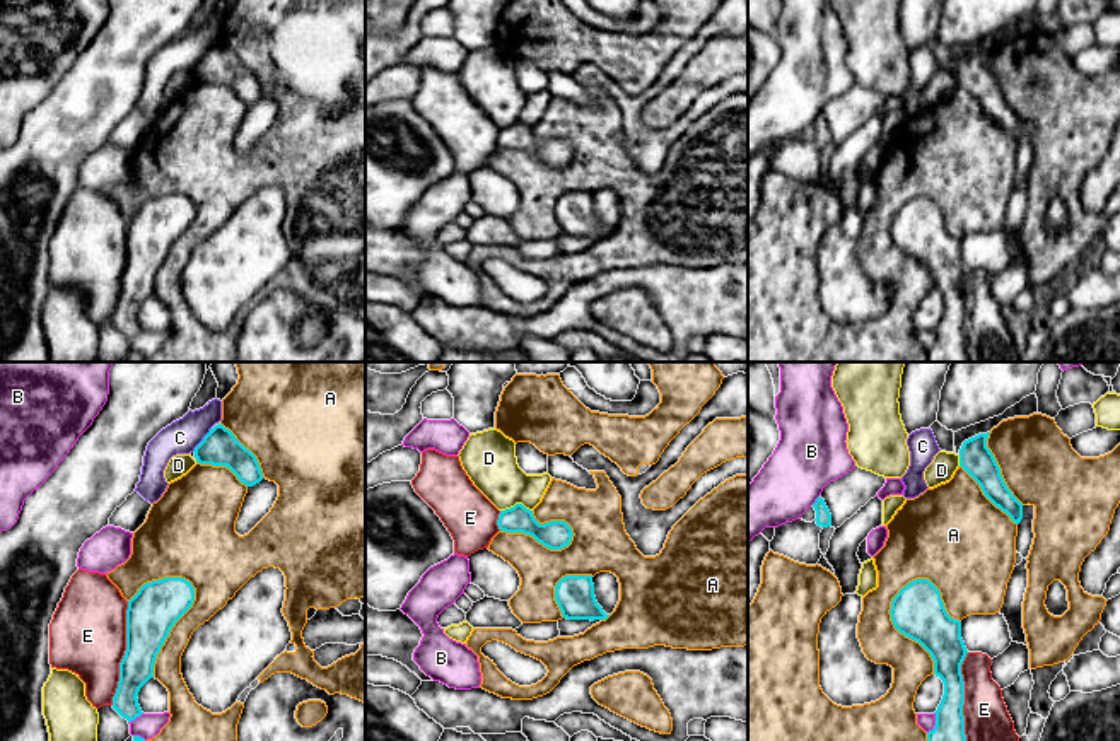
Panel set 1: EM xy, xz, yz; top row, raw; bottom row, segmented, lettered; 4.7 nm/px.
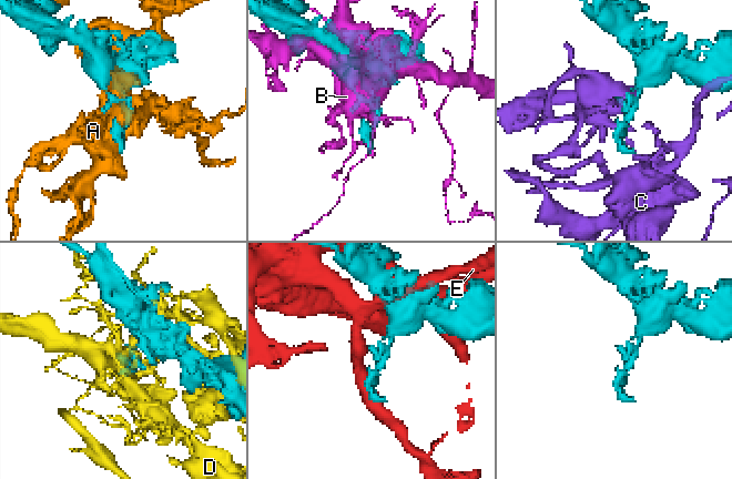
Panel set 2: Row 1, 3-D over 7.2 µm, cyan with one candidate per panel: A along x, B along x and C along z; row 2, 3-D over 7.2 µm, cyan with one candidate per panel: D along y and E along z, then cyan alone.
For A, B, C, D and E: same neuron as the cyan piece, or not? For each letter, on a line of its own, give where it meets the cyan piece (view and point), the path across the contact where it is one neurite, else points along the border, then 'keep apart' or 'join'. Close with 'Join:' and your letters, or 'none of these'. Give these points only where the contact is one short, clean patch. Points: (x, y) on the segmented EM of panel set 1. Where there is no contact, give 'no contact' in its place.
A: yz (895, 627) | keep apart
B: yz (816, 501) | keep apart
C: xy (204, 439) | keep apart
D: xz (516, 504) | keep apart
E: xy (125, 653) | keep apart
Join: none of these

